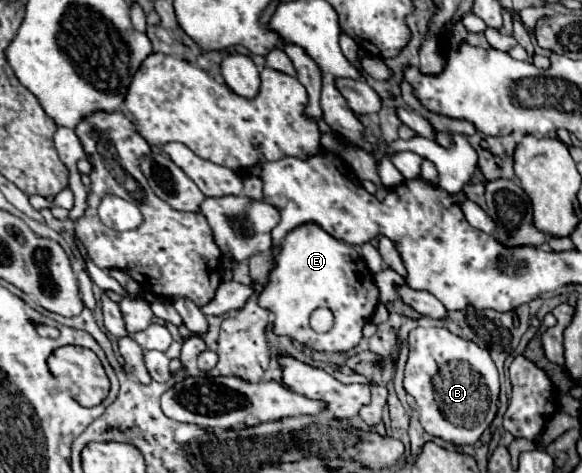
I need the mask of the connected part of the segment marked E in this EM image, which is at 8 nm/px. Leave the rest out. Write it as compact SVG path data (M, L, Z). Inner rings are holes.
M307 222L285 236L275 262L277 266L269 276L269 284L259 296L259 304L275 312L275 332L287 334L313 350L343 352L353 348L363 336L361 328L371 320L379 296L373 272L357 250L351 244L325 234L315 222ZM319 306L325 306L335 314L335 326L327 334L309 330L309 316Z

